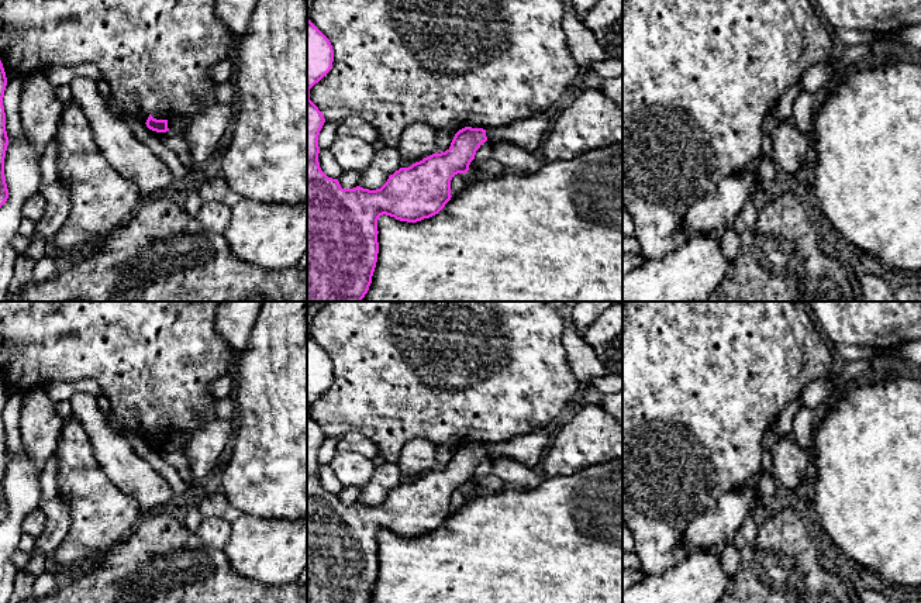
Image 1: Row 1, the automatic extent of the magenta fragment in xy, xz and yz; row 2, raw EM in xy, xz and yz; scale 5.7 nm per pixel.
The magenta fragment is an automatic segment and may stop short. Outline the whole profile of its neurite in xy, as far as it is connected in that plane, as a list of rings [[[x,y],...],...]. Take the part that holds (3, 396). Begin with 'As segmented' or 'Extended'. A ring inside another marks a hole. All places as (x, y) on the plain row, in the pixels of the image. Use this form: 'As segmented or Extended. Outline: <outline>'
As segmented. Outline: [[[0,376],[0,523],[8,514],[8,504],[4,492],[4,473],[8,461],[8,452],[6,447],[6,428],[3,421],[6,402],[7,402],[7,393],[6,393],[3,379]]]

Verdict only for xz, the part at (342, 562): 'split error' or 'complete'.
complete

